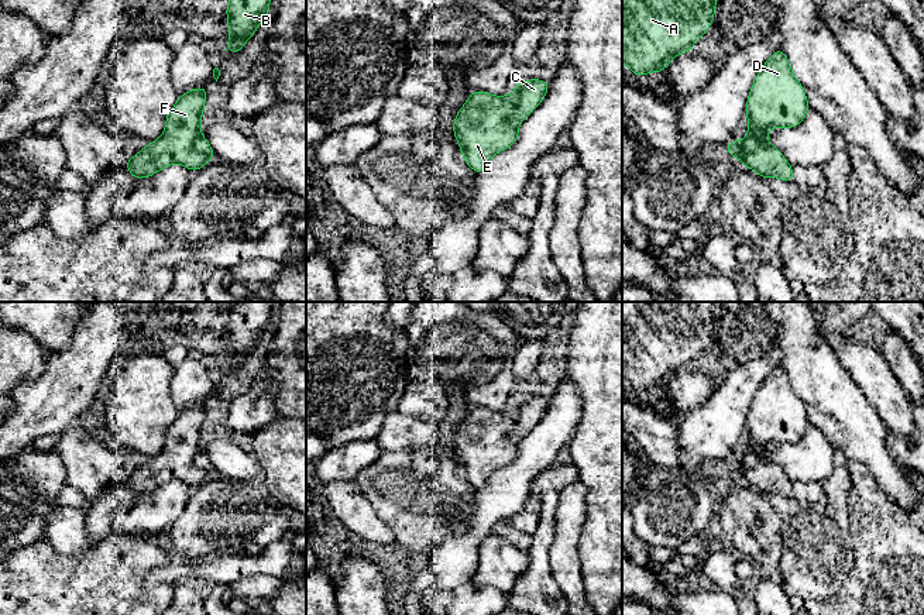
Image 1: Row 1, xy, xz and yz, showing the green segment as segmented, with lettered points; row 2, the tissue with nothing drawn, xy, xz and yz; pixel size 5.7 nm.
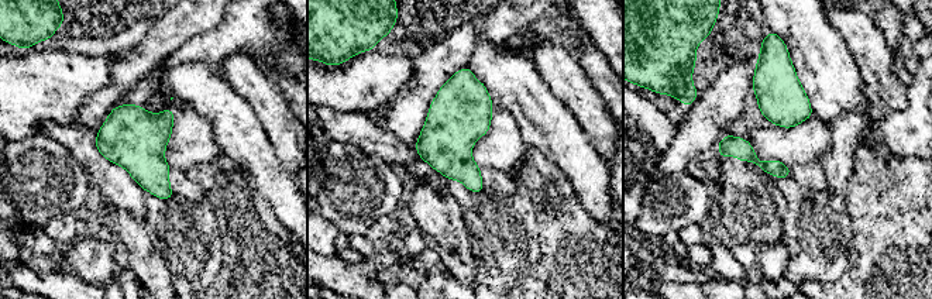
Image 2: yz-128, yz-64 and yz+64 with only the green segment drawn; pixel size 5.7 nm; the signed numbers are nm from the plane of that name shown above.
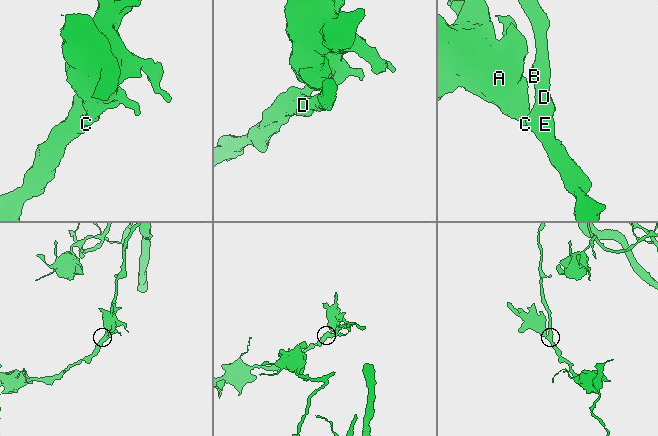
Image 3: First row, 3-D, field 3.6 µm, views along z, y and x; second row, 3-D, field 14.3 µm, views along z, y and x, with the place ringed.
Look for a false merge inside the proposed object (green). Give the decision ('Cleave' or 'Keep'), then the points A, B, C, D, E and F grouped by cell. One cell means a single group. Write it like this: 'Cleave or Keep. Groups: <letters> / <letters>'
Cleave. Groups: A C / B D E F

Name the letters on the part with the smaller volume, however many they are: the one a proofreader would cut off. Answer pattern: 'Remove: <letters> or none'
Remove: A, C

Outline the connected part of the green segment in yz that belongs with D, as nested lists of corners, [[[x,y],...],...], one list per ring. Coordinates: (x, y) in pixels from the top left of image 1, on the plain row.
[[[783,365],[774,367],[765,378],[755,394],[748,416],[746,434],[748,451],[756,457],[755,465],[738,464],[738,475],[749,485],[755,487],[762,494],[779,494],[784,498],[794,498],[793,481],[789,480],[782,467],[773,463],[767,456],[767,447],[772,444],[793,444],[797,443],[810,426],[806,406],[791,386],[790,378]]]

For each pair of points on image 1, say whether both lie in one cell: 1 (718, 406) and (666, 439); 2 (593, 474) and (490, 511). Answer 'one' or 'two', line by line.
1: two
2: two

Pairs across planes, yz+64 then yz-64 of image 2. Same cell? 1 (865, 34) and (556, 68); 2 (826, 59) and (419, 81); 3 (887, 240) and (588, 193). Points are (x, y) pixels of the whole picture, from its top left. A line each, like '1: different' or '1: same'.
1: same
2: different
3: different

